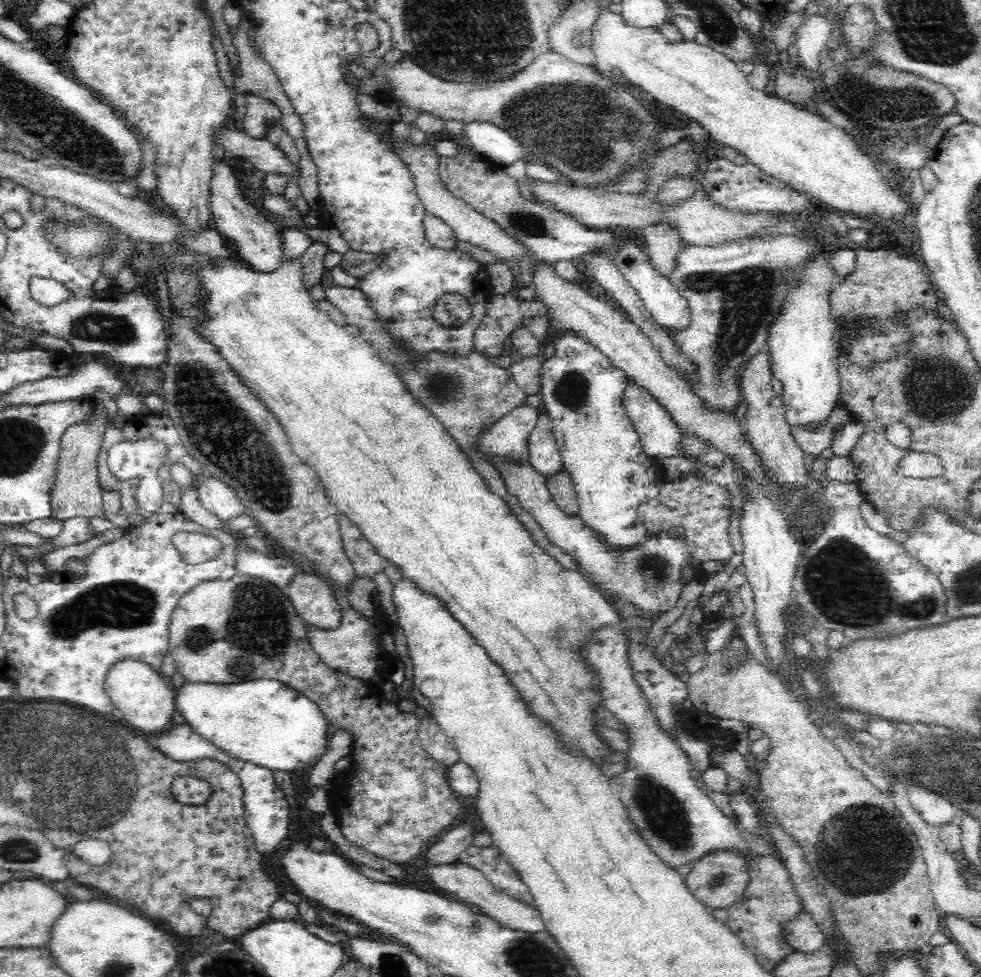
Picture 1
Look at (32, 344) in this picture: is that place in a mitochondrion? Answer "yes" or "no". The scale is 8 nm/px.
no

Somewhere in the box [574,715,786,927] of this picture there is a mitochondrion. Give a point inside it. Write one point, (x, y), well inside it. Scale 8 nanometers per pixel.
(662, 812)

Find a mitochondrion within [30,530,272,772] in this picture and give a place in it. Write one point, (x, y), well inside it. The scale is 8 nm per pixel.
(119, 604)

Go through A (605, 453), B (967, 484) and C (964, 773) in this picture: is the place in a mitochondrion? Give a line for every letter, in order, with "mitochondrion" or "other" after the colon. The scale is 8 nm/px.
A: other
B: other
C: mitochondrion

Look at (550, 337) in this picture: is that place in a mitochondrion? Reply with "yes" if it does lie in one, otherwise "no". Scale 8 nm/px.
no

